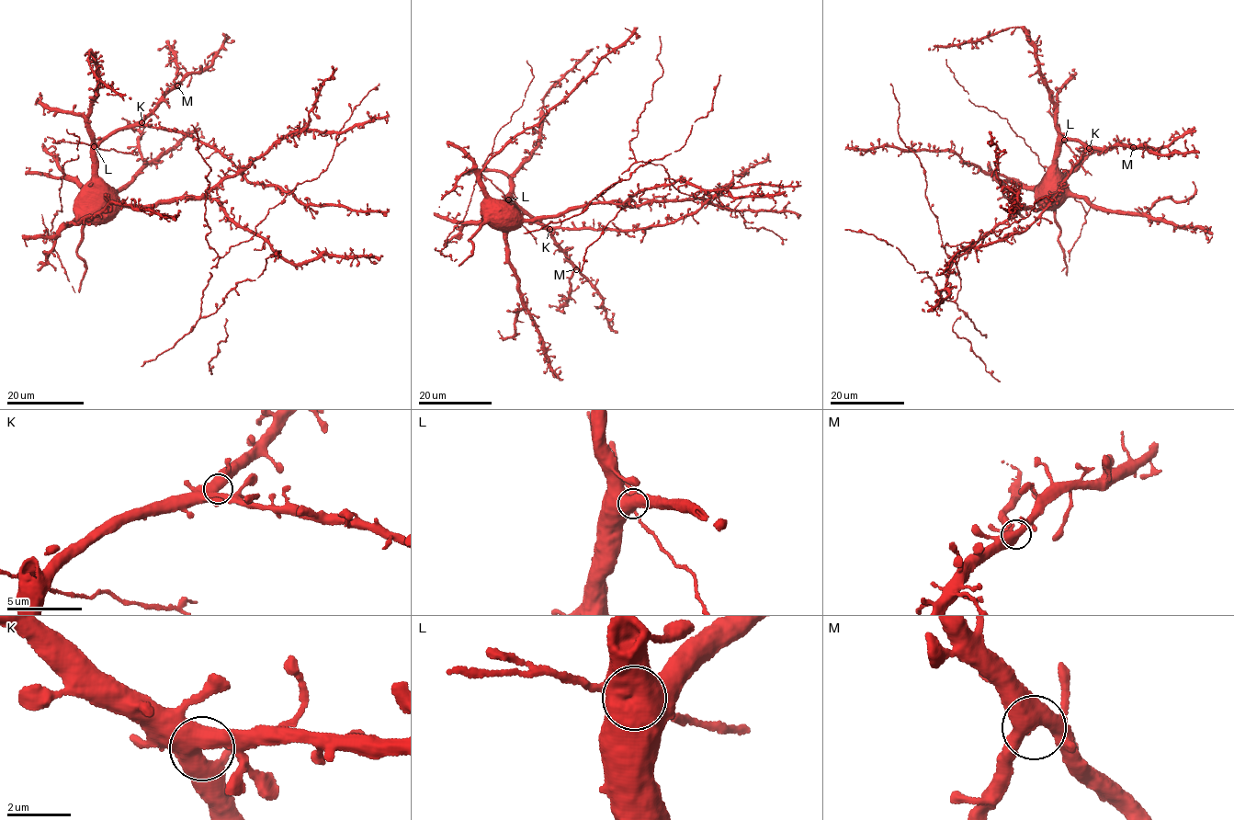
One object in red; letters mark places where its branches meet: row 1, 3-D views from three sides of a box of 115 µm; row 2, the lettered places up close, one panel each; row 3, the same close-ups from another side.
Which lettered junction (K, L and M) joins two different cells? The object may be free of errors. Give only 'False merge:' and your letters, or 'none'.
False merge: L

